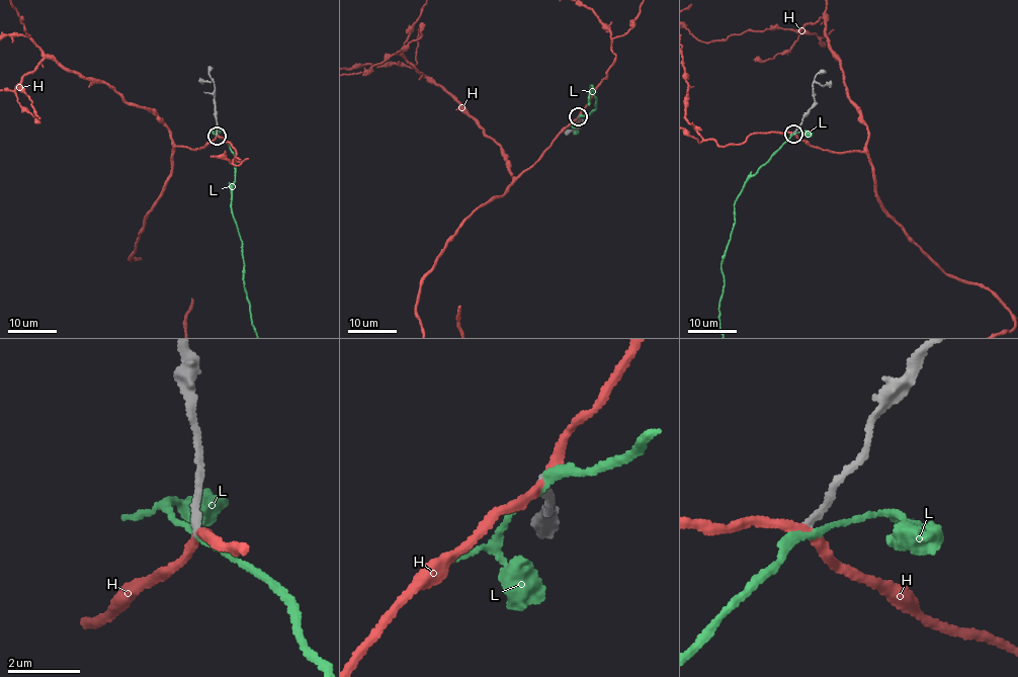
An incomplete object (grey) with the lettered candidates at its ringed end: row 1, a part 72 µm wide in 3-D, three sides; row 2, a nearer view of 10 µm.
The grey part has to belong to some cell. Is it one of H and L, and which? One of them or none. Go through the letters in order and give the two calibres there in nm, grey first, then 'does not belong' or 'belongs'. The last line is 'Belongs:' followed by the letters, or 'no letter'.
H: calibres 200 and 240 nm; does not belong
L: calibres 200 and 200 nm; belongs
Belongs: L

